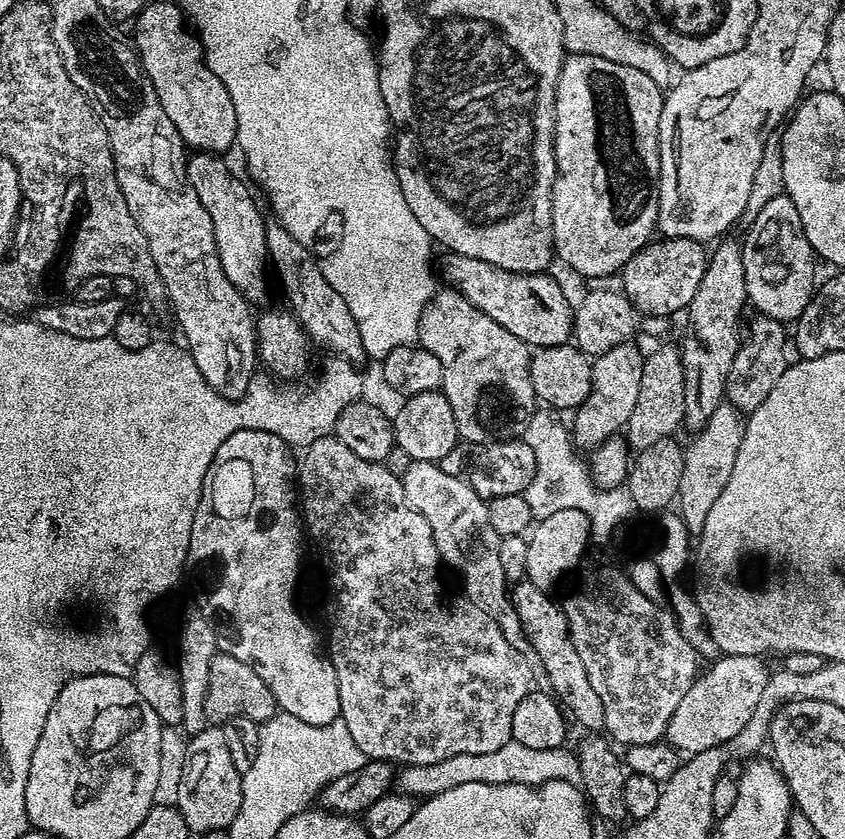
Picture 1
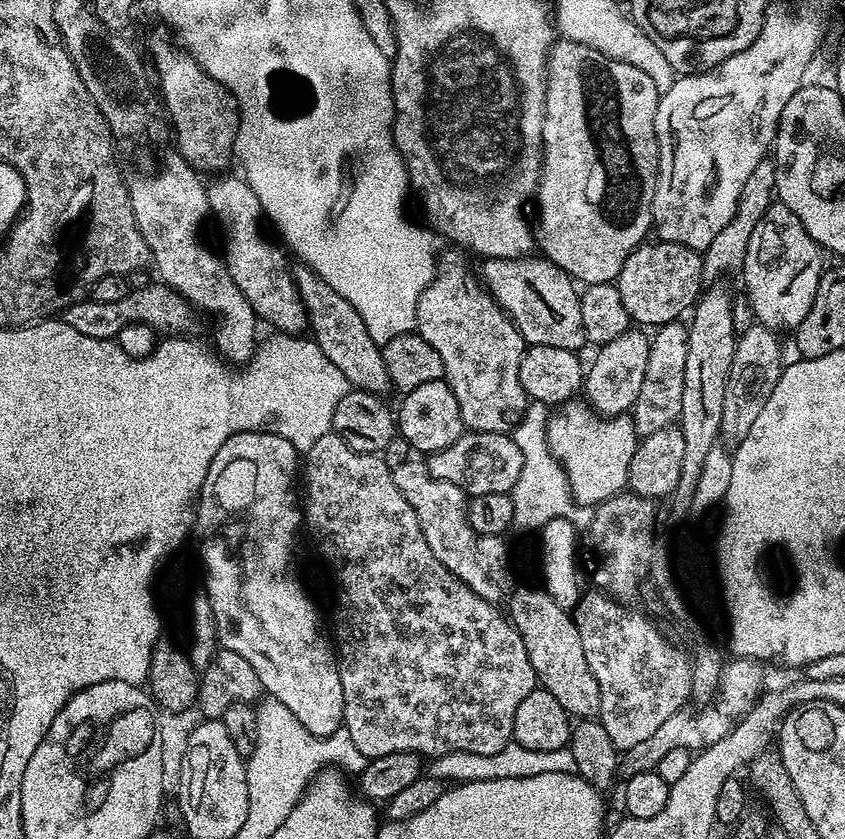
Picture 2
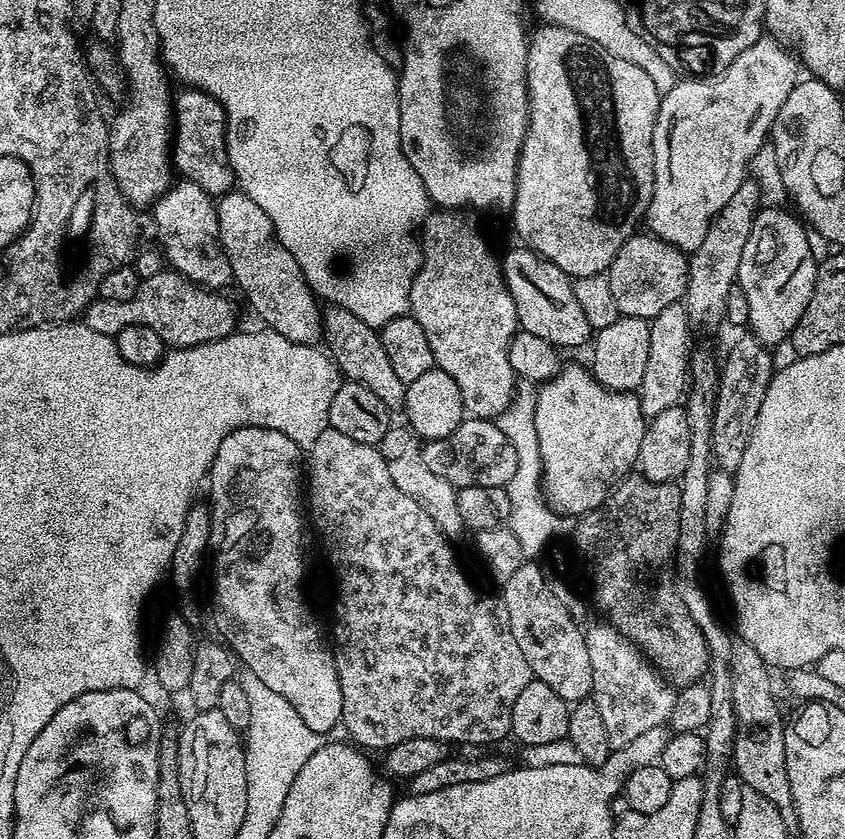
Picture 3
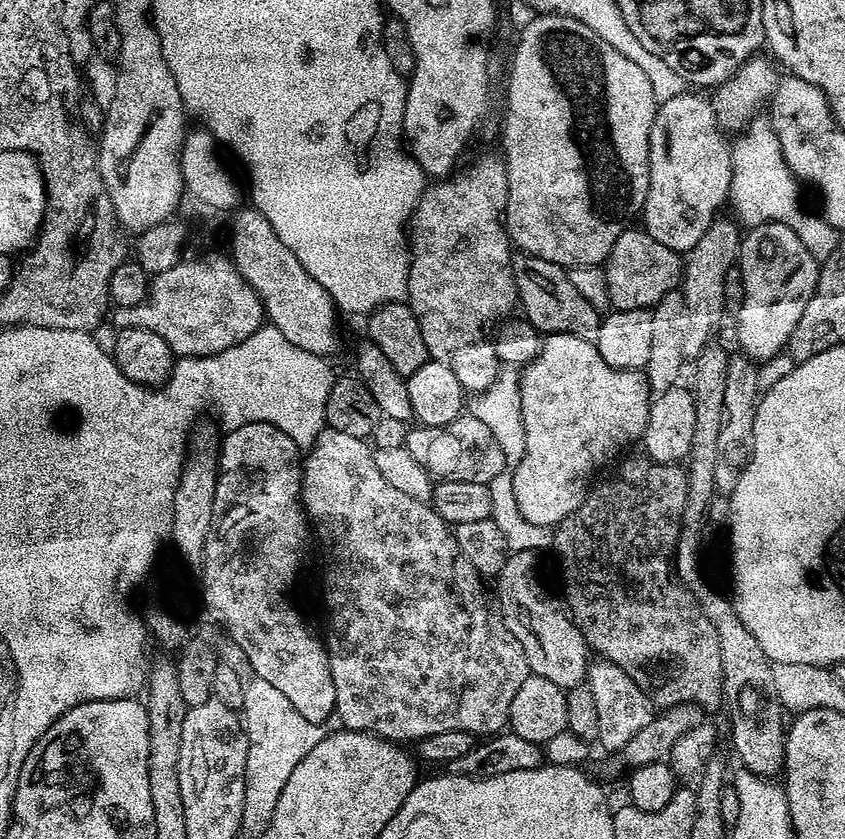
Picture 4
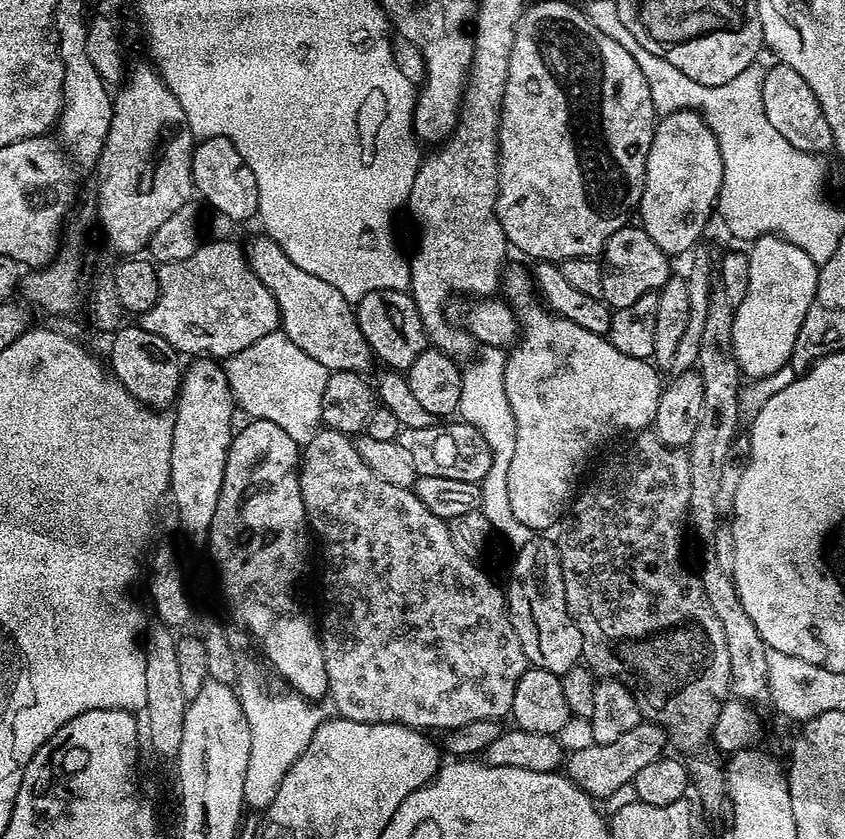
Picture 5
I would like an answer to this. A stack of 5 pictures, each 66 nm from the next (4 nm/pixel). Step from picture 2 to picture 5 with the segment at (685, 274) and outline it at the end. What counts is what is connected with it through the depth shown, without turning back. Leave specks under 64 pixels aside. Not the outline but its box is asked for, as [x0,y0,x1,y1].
[600,224,672,310]

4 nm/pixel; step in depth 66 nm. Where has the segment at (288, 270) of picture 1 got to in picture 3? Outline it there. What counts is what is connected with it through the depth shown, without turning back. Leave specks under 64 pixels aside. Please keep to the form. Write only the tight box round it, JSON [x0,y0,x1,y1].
[322,306,406,412]

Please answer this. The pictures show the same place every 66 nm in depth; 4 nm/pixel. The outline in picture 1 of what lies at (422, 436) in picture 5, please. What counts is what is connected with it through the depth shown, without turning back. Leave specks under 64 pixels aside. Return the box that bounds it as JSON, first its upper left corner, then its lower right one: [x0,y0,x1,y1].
[438,439,536,502]

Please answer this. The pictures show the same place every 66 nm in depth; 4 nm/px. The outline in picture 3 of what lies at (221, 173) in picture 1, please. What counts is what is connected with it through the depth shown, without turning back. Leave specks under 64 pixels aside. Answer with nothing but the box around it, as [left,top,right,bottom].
[216,190,322,345]

